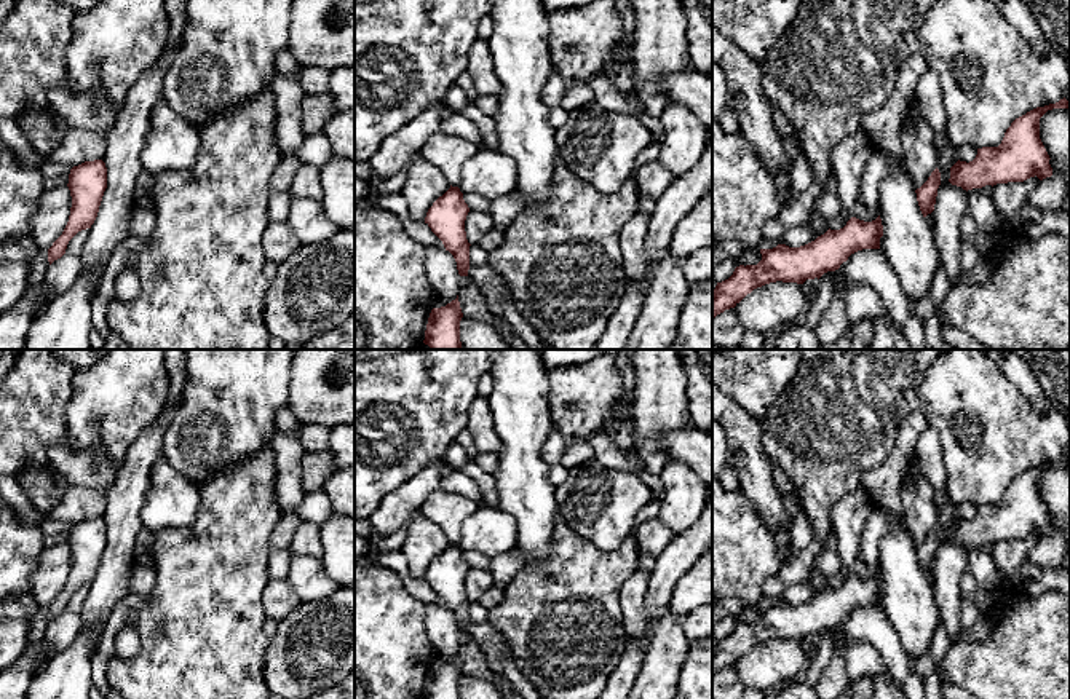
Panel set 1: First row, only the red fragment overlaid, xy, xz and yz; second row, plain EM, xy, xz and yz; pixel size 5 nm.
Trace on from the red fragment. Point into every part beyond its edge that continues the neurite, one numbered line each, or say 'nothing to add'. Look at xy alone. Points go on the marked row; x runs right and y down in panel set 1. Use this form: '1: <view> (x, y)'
nothing to add

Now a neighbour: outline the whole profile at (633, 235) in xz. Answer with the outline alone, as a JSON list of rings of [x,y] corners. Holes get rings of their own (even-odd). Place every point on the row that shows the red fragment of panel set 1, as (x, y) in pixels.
[[[636,214],[621,230],[620,249],[626,278],[639,281],[644,278],[647,263],[644,255],[644,241],[648,233],[650,217]]]

